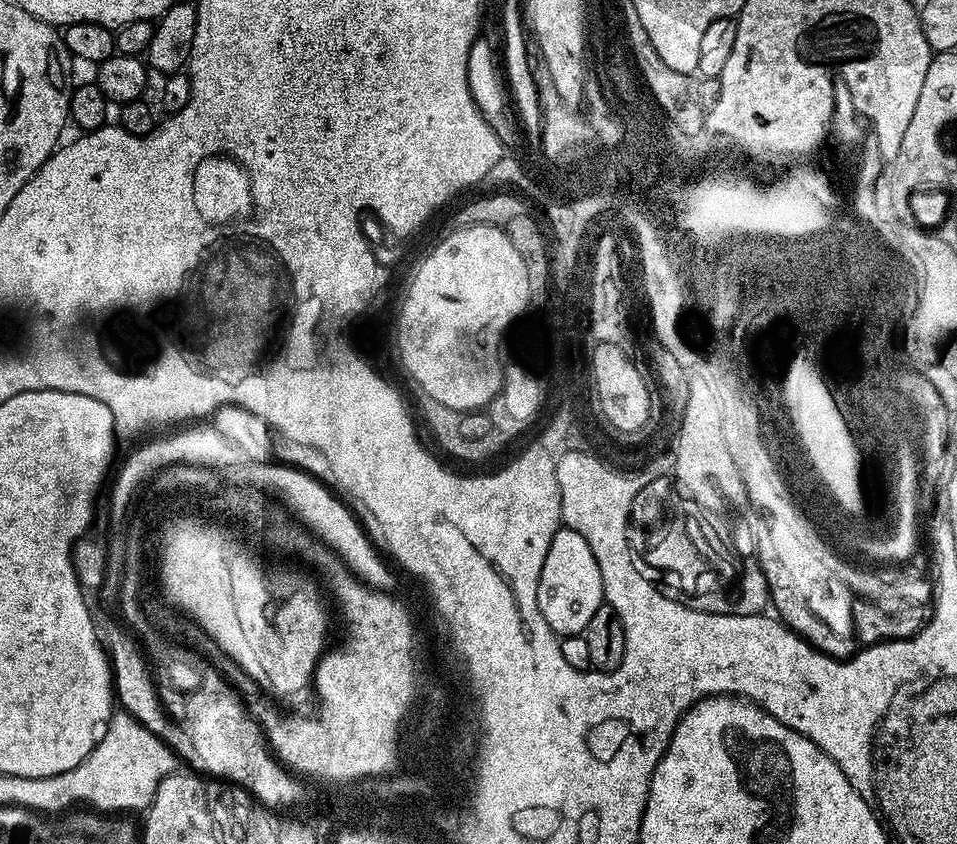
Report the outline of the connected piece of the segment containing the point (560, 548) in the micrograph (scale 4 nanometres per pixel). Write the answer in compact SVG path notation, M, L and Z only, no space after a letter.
M561 526L554 534L545 562L542 563L537 594L542 618L546 618L550 630L560 638L581 635L595 611L605 603L602 576L594 551L574 529Z

